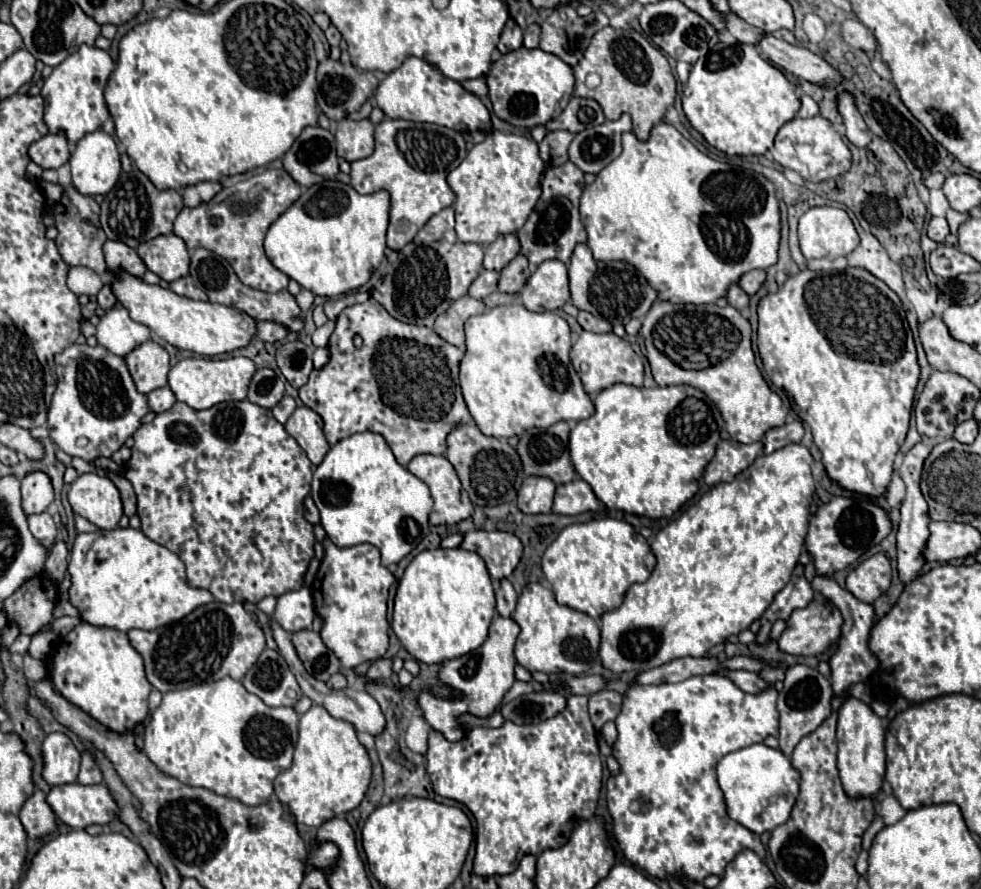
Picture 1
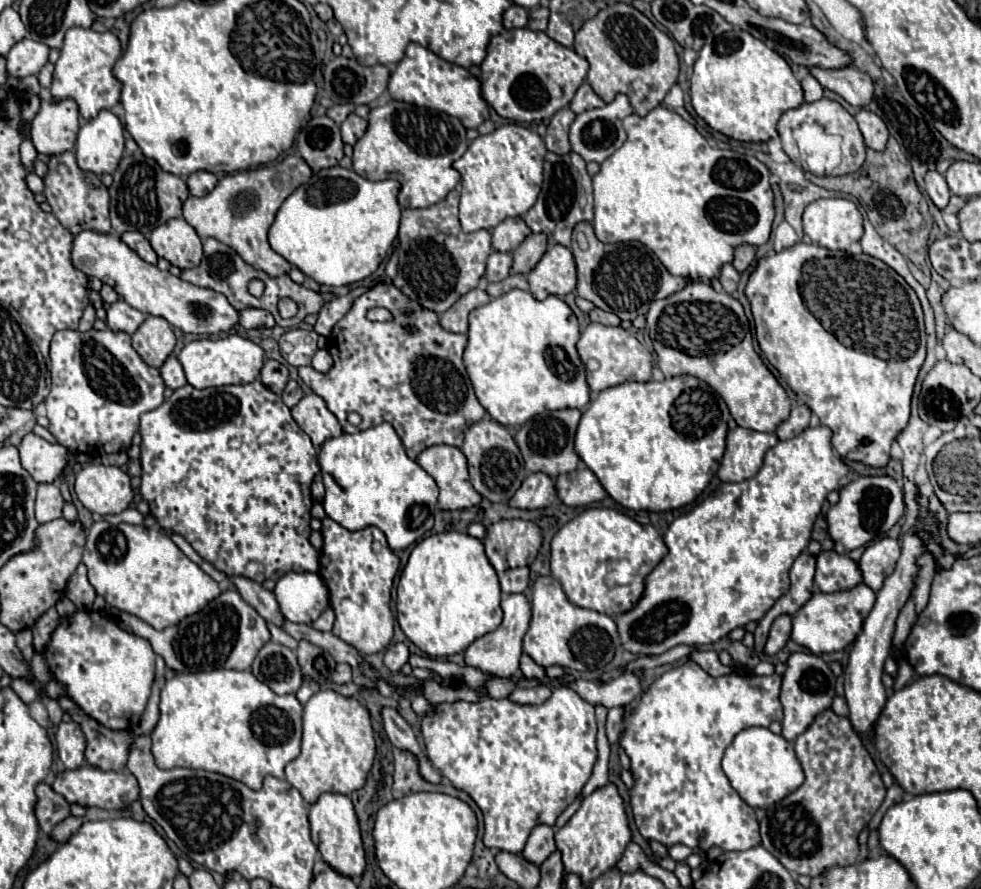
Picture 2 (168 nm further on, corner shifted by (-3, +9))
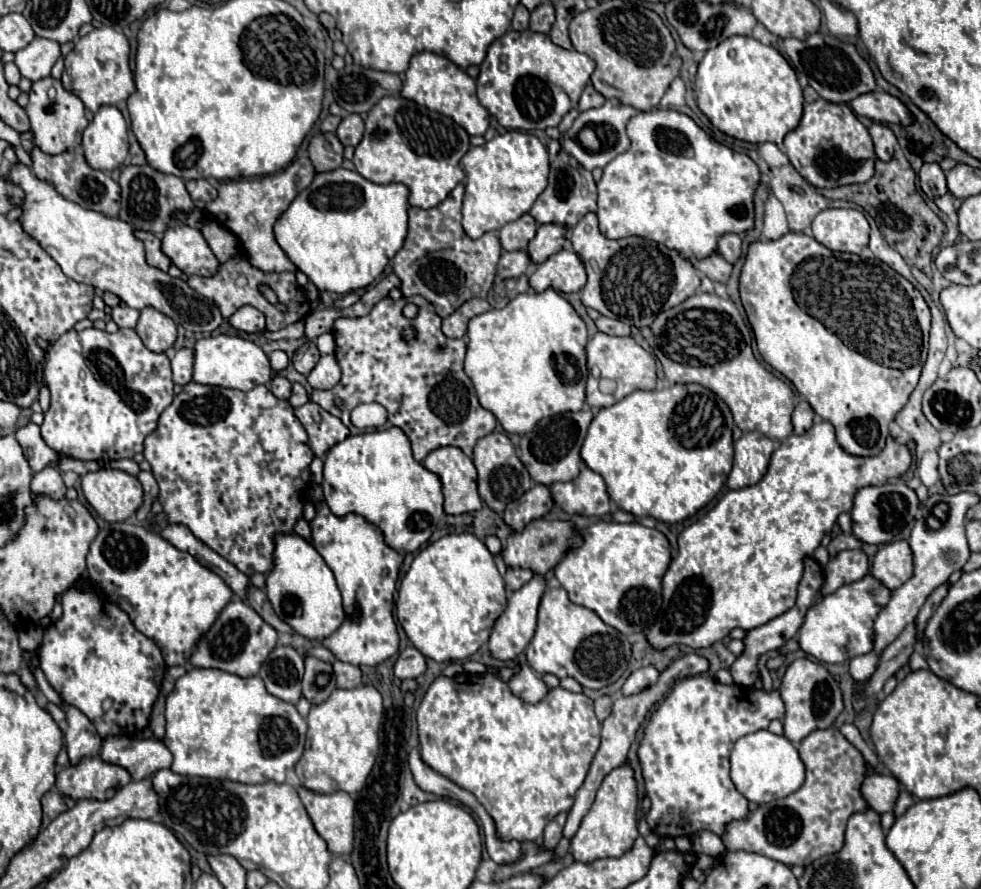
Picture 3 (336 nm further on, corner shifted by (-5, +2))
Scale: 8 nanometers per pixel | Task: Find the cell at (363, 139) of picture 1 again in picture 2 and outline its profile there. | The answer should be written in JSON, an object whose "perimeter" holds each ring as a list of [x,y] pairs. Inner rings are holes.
{"perimeter":[[[350,114],[342,124],[340,124],[340,130],[342,130],[342,140],[346,144],[356,144],[356,140],[366,132],[368,128],[368,122],[356,114]]]}

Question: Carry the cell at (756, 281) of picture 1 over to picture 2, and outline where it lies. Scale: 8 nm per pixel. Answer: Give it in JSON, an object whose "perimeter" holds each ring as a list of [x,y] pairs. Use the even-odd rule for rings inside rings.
{"perimeter":[[[740,244],[738,248],[734,248],[734,260],[732,260],[732,266],[742,272],[750,266],[750,262],[754,260],[754,248],[748,246],[748,244]]]}

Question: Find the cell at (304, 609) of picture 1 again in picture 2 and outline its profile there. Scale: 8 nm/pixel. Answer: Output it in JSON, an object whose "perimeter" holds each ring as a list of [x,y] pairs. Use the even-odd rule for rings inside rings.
{"perimeter":[[[288,572],[276,586],[274,596],[280,612],[290,622],[312,624],[326,608],[330,608],[328,588],[318,572]]]}

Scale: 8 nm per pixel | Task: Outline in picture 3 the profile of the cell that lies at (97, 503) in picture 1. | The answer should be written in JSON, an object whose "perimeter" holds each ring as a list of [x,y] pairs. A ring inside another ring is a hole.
{"perimeter":[[[100,469],[82,477],[82,493],[104,521],[126,521],[142,505],[142,485],[118,469]]]}

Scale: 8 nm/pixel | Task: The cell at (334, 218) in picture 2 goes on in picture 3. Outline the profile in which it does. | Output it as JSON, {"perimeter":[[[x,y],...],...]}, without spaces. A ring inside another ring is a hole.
{"perimeter":[[[338,167],[336,171],[318,173],[314,181],[298,193],[298,197],[290,203],[284,215],[274,225],[274,235],[278,245],[284,249],[288,259],[308,275],[308,279],[320,291],[332,293],[350,293],[362,287],[368,287],[388,265],[390,257],[402,247],[408,229],[408,187],[402,183],[376,185],[364,179],[356,171],[348,171]]]}

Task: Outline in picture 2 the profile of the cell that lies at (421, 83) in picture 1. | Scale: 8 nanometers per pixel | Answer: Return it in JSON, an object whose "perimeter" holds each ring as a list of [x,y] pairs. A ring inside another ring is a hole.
{"perimeter":[[[410,44],[406,48],[404,60],[398,62],[396,70],[392,72],[388,80],[388,92],[394,100],[440,110],[450,116],[456,116],[466,128],[478,128],[488,118],[488,104],[480,96],[478,78],[472,76],[462,66],[442,60],[432,50],[420,44]]]}

